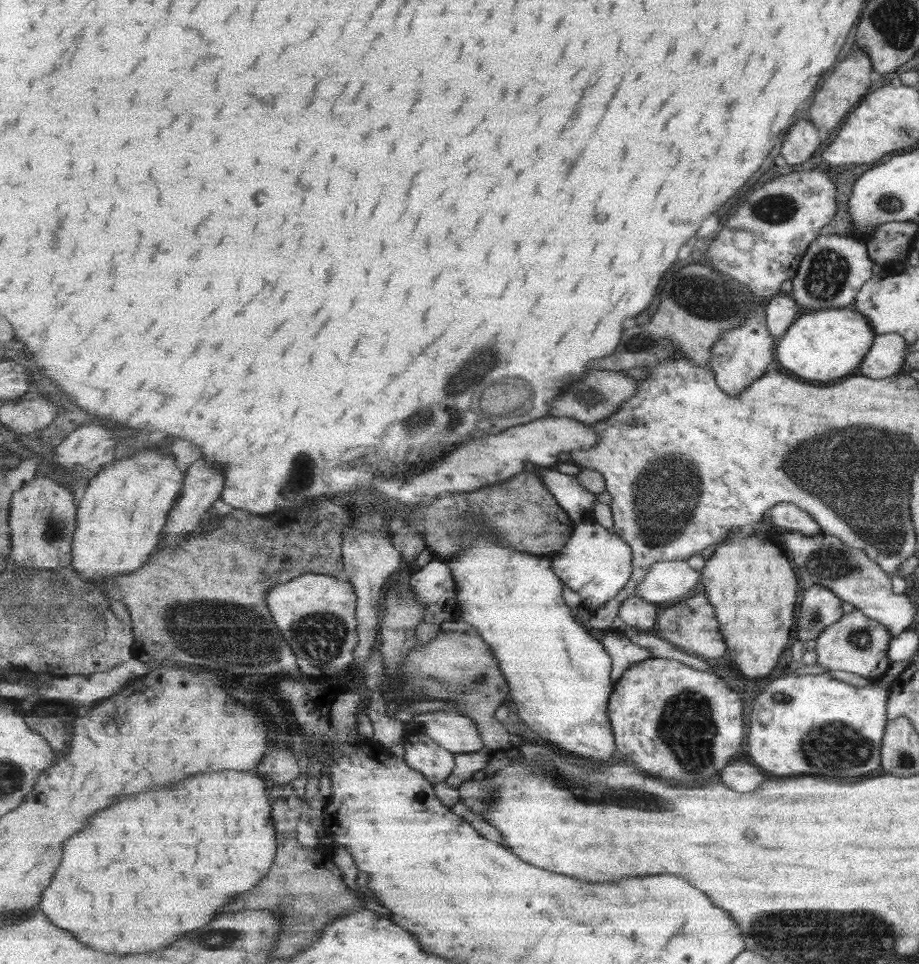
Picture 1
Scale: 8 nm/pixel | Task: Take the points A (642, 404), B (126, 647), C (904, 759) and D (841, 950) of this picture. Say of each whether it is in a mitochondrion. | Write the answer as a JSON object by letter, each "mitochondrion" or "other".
{"A":"other","B":"other","C":"mitochondrion","D":"mitochondrion"}

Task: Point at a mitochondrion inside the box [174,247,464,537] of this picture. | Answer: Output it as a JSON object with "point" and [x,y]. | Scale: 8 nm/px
{"point":[302,471]}

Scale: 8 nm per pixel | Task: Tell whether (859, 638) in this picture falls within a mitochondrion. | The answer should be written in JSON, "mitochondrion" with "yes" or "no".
{"mitochondrion":"yes"}

